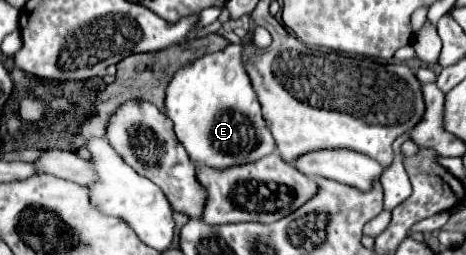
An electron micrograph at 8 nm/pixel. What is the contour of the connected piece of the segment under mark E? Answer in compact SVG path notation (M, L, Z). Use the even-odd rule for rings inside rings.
M236 44L206 54L204 58L196 58L176 70L168 82L164 106L166 116L174 122L176 138L196 164L224 170L234 164L256 162L276 150L276 144L264 126L256 92L248 82L240 46Z

